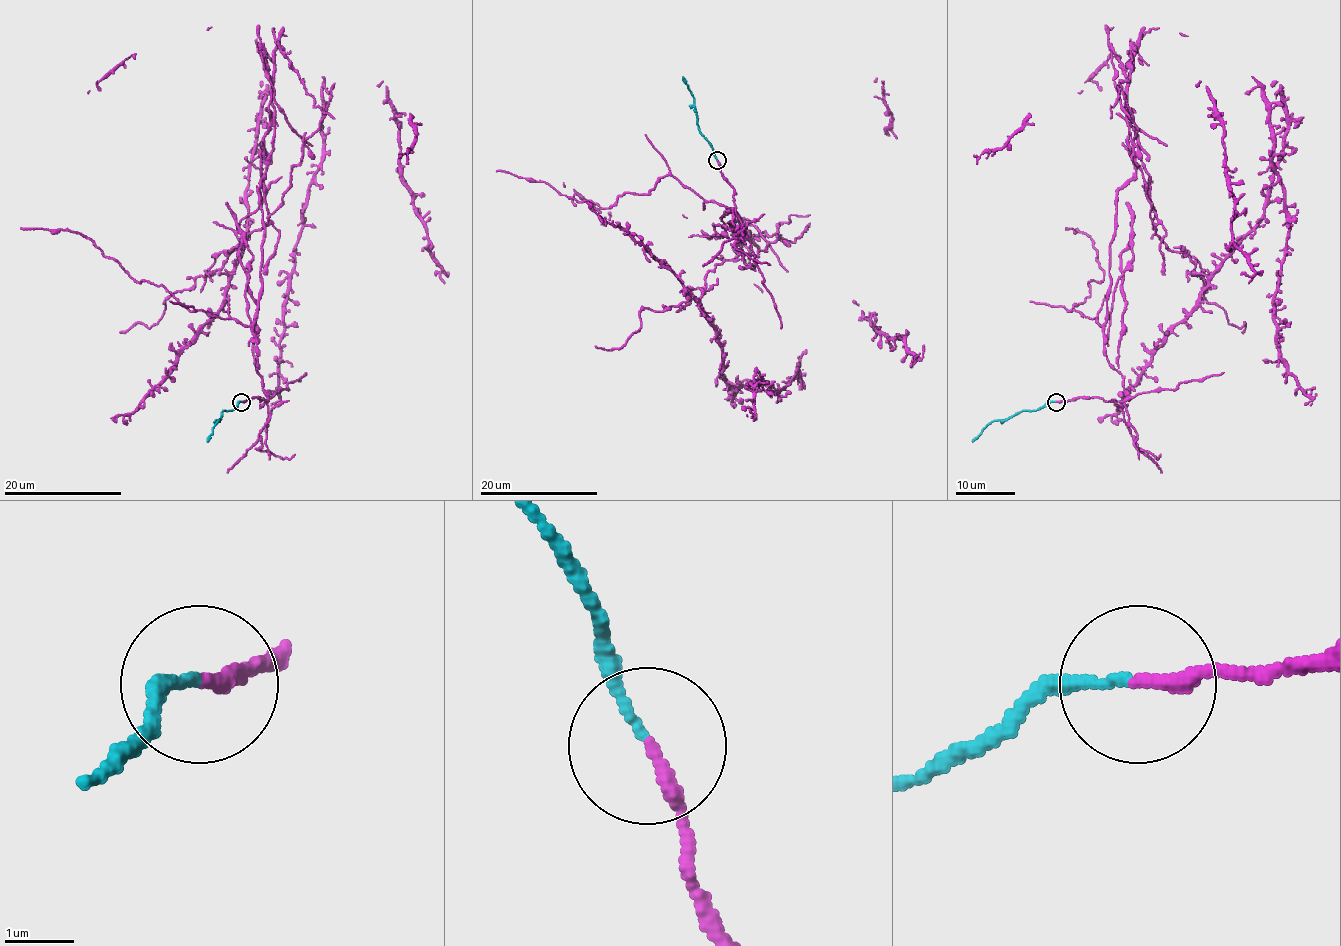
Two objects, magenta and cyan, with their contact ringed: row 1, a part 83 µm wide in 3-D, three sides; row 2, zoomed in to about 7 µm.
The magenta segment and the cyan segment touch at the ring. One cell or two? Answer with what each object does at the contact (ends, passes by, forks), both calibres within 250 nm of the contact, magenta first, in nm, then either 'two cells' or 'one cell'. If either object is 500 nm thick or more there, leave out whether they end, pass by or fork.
magenta ends there; cyan ends there; 200 nm thick on the magenta side, 130 nm on the other; two cells

